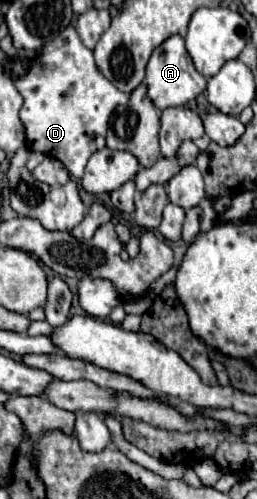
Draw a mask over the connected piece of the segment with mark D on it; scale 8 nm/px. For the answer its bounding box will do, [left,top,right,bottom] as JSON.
[16,26,130,178]

